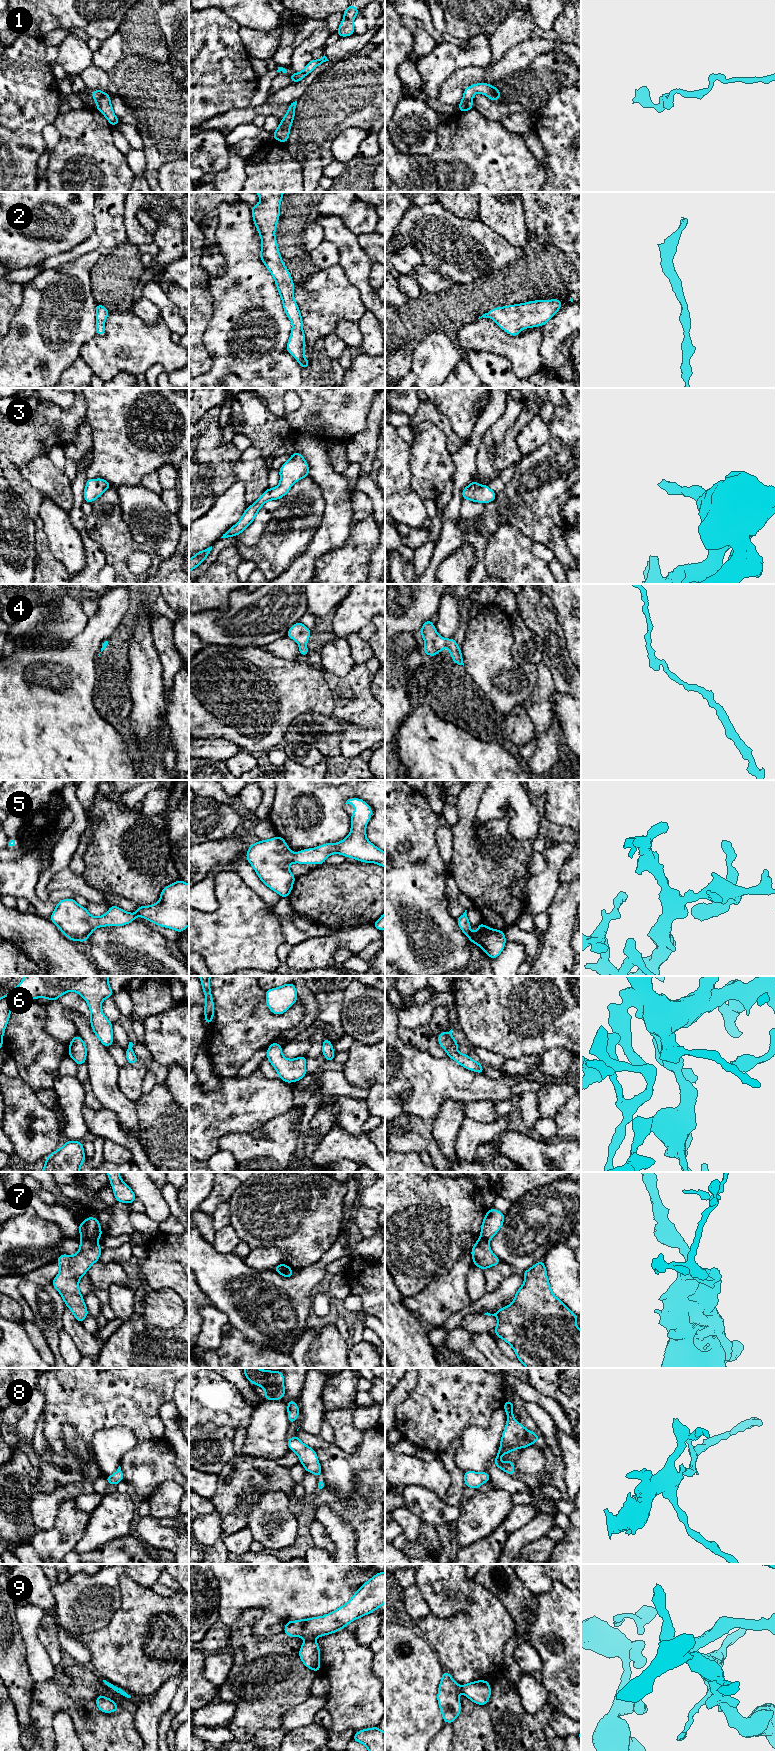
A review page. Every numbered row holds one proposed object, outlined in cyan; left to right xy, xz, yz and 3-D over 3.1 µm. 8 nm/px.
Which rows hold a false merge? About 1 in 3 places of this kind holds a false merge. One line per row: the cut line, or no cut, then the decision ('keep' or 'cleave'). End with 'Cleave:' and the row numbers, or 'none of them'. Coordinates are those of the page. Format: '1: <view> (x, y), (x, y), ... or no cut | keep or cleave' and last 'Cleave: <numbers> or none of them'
1: xy (105, 93), (96, 101) | cleave
2: no cut | keep
3: no cut | keep
4: no cut | keep
5: no cut | keep
6: no cut | keep
7: xy (81, 1236), (96, 1241) | cleave
8: no cut | keep
9: xz (307, 1637), (313, 1639) | cleave
Cleave: 1, 7, 9

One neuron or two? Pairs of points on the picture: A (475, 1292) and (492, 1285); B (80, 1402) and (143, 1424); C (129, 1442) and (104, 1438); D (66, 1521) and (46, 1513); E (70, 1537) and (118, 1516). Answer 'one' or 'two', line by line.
A: two
B: one
C: one
D: two
E: two

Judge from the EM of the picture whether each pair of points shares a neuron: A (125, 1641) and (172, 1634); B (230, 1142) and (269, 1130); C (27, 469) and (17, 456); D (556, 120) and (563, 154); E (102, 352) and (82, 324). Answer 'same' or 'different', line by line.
A: same
B: same
C: different
D: same
E: different

